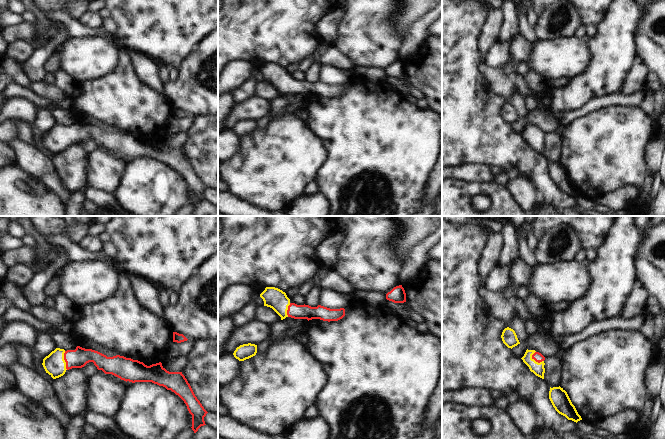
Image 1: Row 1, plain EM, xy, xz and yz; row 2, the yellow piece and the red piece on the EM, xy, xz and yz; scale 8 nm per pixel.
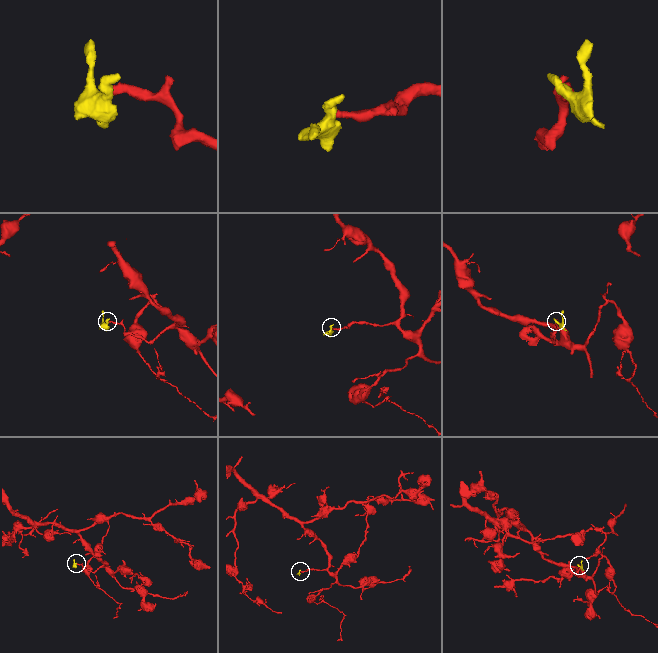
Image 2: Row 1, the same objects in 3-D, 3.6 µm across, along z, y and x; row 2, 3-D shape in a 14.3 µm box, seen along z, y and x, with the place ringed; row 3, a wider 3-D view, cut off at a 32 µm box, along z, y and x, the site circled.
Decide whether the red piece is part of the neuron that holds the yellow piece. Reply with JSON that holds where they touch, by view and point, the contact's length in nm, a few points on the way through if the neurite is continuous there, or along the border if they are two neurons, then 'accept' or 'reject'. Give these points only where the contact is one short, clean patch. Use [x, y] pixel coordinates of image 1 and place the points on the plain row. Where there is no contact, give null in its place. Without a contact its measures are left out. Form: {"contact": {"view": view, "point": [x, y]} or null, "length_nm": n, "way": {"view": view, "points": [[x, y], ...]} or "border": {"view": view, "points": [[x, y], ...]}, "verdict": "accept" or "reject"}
{"contact": {"view": "xy", "point": [64, 136]}, "length_nm": 150, "way": {"view": "xy", "points": [[54, 140], [59, 136], [64, 136], [78, 134]]}, "verdict": "accept"}

